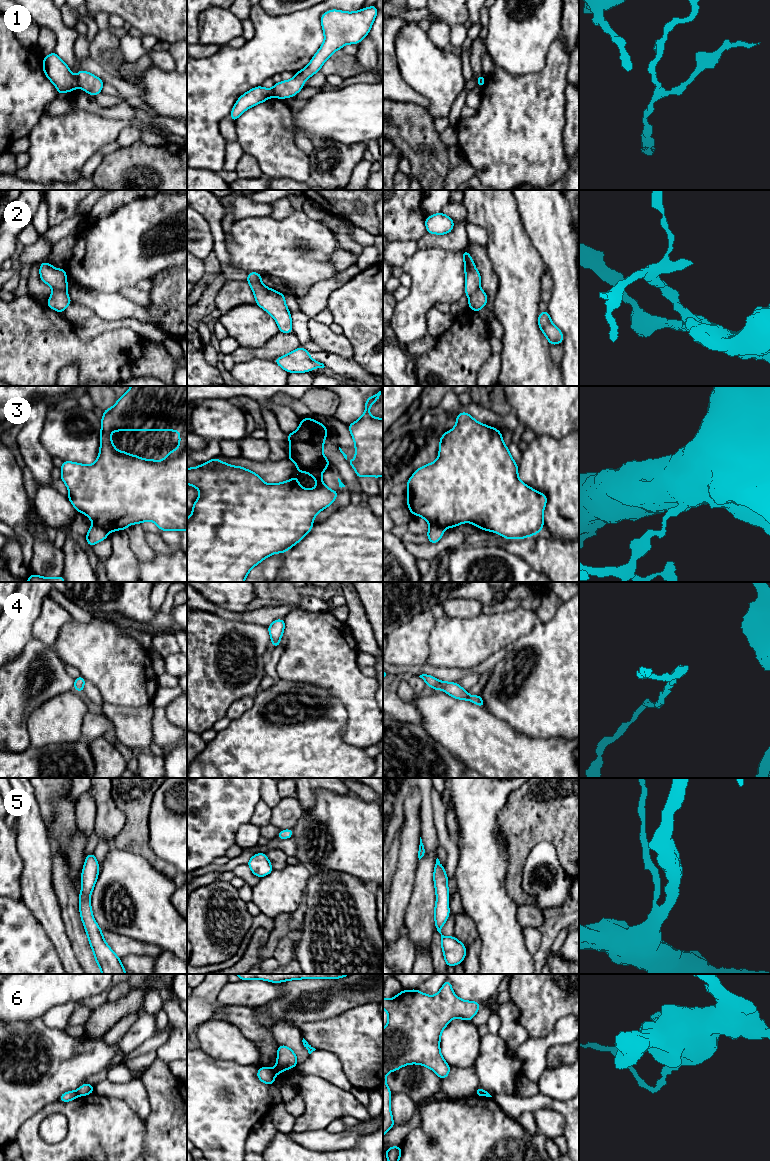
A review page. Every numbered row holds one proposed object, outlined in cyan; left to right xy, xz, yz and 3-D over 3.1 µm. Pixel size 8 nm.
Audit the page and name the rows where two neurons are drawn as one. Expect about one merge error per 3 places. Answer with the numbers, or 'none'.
1, 2, 3, 6

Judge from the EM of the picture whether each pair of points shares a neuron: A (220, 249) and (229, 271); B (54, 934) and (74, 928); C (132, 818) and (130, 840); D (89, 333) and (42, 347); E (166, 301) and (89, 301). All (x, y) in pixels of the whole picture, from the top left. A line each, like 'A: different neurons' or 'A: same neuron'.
A: same neuron
B: same neuron
C: same neuron
D: different neurons
E: same neuron

